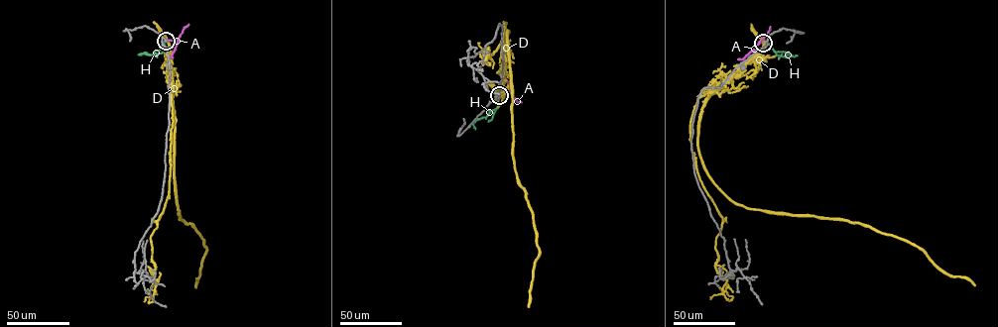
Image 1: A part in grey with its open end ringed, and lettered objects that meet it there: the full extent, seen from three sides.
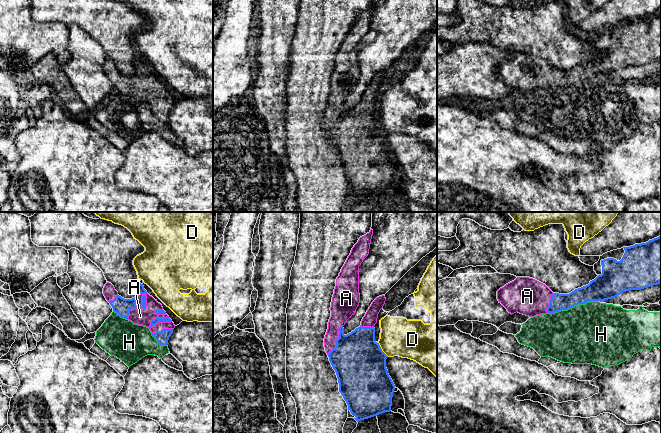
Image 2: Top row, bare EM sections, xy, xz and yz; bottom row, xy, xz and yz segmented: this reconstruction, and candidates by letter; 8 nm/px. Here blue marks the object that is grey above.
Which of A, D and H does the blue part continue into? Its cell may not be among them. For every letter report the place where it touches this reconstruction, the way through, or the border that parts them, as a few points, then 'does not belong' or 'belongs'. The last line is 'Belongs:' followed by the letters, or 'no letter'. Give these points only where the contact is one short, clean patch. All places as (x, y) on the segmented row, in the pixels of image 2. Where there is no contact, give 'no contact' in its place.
A: meets blue in xy at (135, 303); belongs
D: meets blue in xz at (381, 349); border along xz (378, 342), (381, 349), (388, 356); does not belong
H: meets blue in yz at (572, 306); does not belong
Belongs: A

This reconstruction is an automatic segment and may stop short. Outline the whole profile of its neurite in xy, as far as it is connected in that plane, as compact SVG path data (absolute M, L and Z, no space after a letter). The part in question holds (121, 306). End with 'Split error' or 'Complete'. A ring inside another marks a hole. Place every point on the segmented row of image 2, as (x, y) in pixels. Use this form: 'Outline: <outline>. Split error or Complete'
Outline: M107 282L103 294L113 311L120 317L148 327L159 345L167 345L175 328L174 323L163 310L162 305L147 293L143 284L138 283L135 290L134 298L124 299L118 295L114 286Z. Split error

